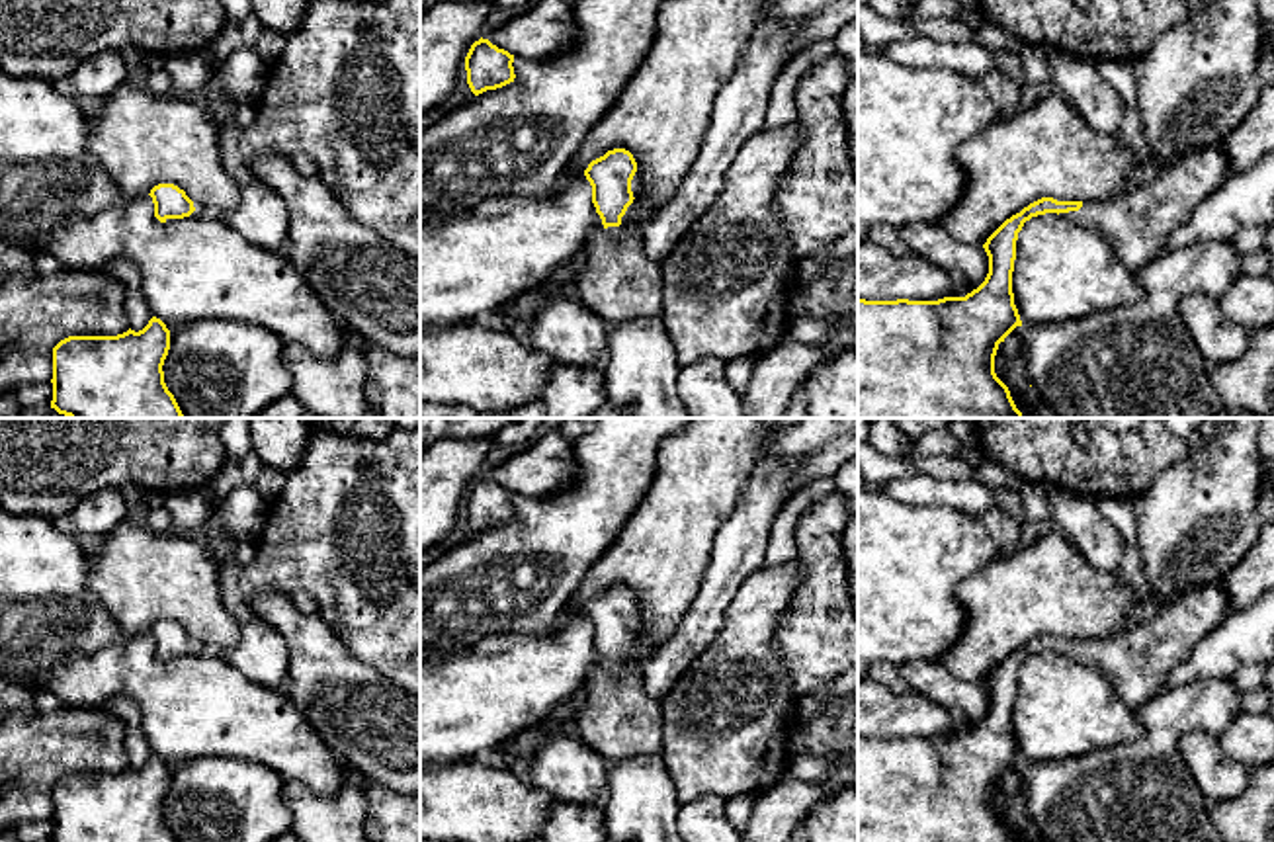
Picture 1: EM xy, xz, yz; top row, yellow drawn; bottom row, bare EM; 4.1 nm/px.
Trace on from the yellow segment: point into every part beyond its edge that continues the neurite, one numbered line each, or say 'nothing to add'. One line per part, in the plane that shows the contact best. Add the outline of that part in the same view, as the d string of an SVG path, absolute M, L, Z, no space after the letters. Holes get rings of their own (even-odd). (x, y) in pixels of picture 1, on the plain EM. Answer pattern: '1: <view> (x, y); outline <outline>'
1: xz (620, 719); outline M637 611L631 617L633 641L619 664L608 664L588 676L582 711L574 723L578 738L610 766L629 758L662 754L660 703L643 690L637 656Z

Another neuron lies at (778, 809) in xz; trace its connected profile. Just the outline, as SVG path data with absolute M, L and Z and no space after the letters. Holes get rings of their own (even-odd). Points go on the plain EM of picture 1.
M782 776L754 797L754 813L741 842L789 842L795 826L823 797L819 781Z

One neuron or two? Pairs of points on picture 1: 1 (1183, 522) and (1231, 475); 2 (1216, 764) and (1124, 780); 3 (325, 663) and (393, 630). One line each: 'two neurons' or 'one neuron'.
1: one neuron
2: two neurons
3: two neurons

